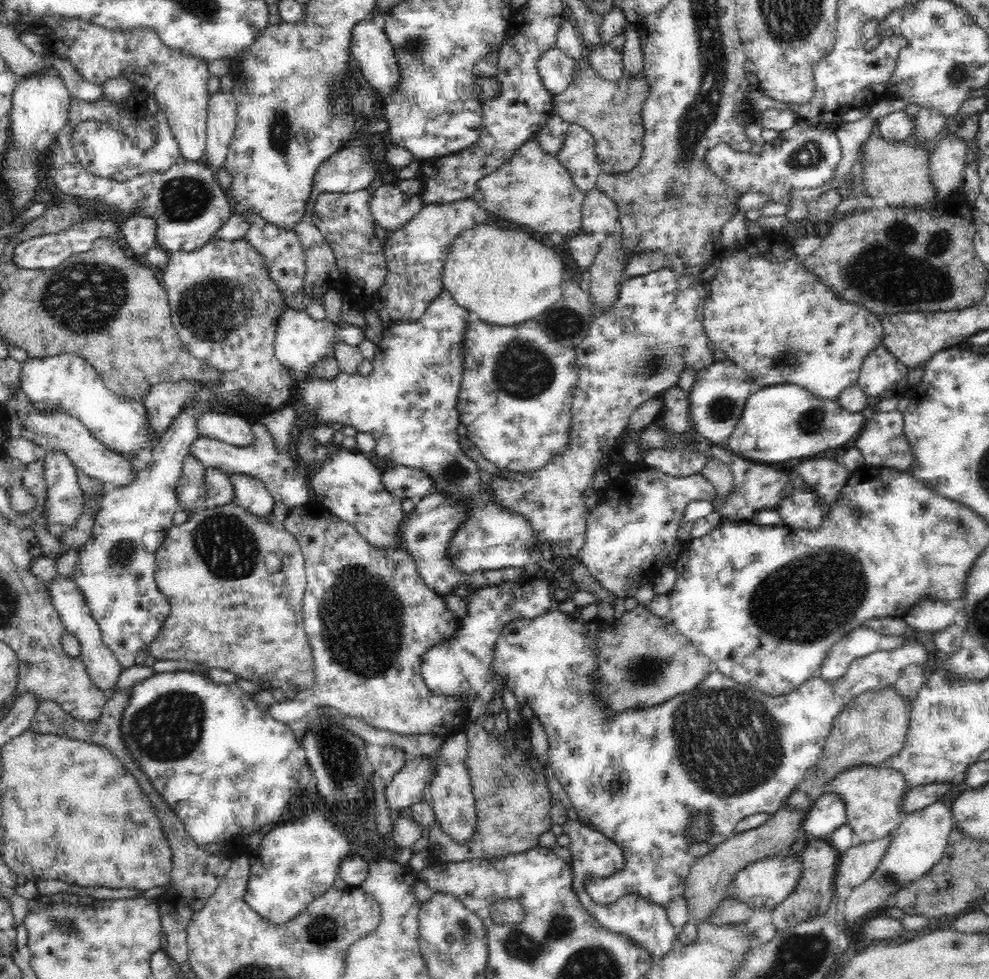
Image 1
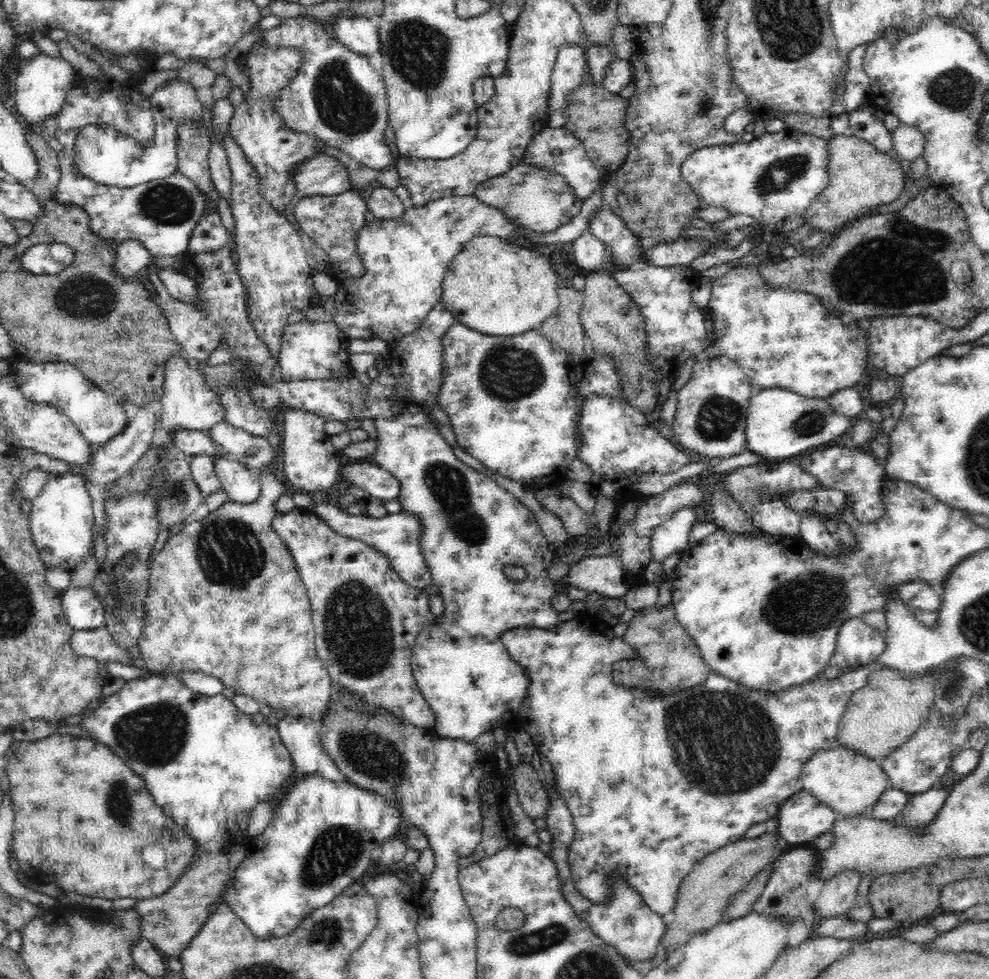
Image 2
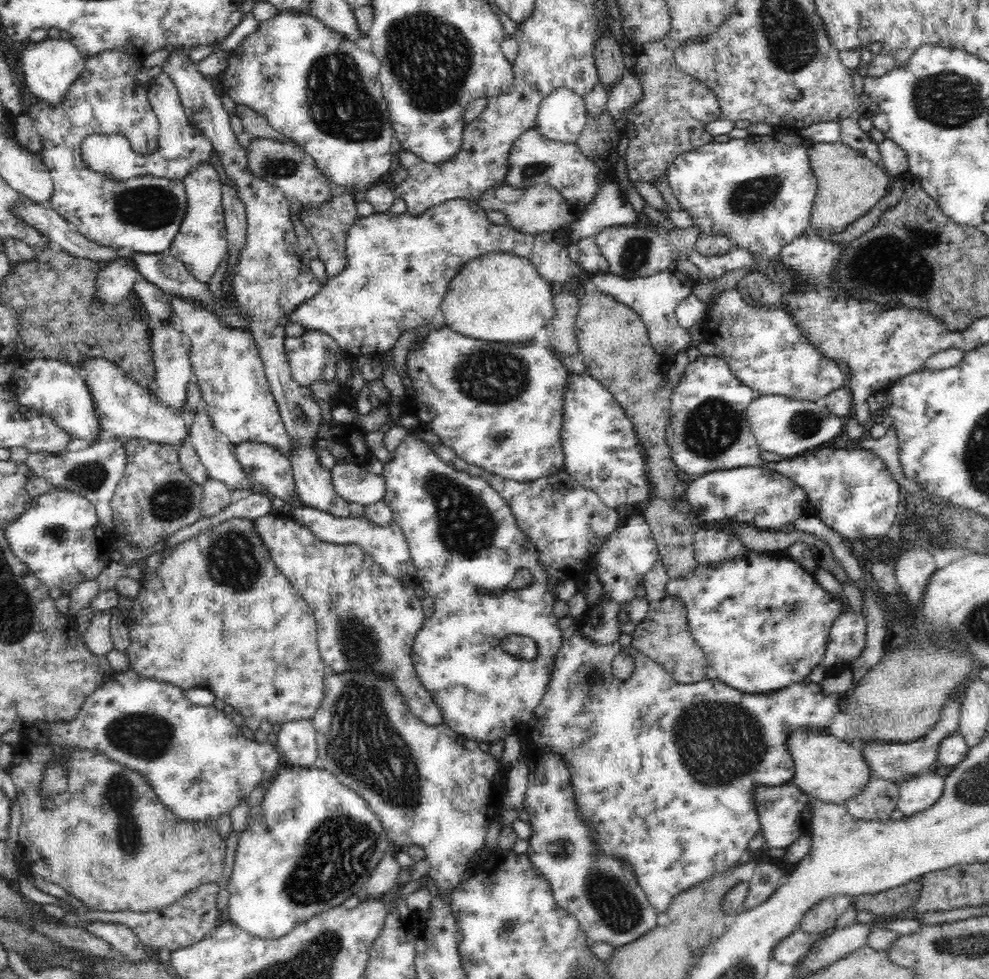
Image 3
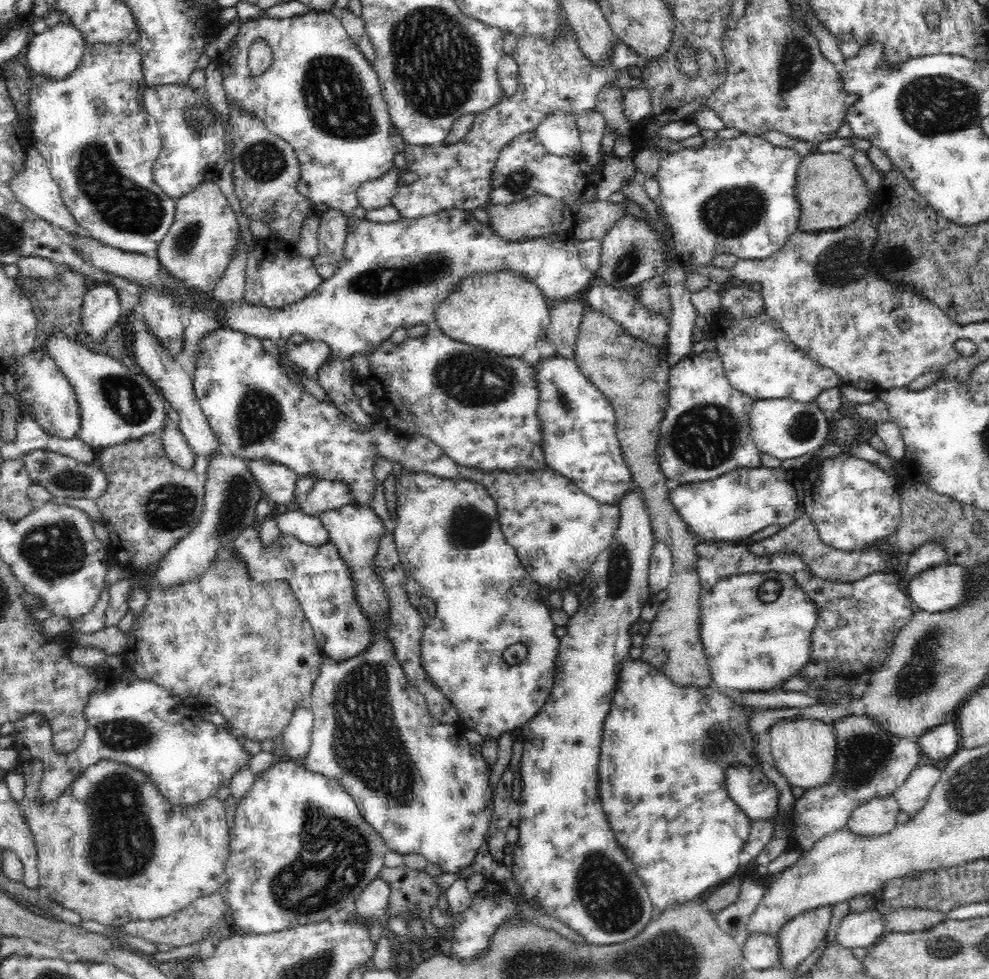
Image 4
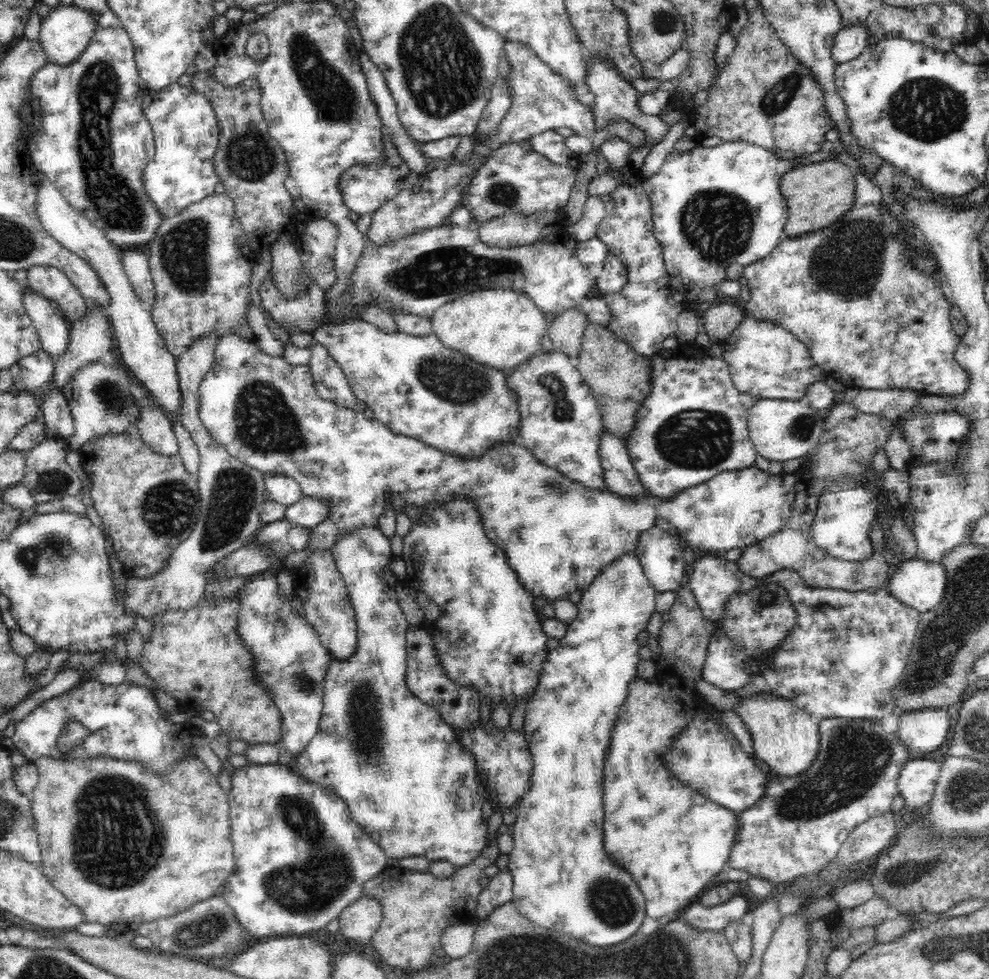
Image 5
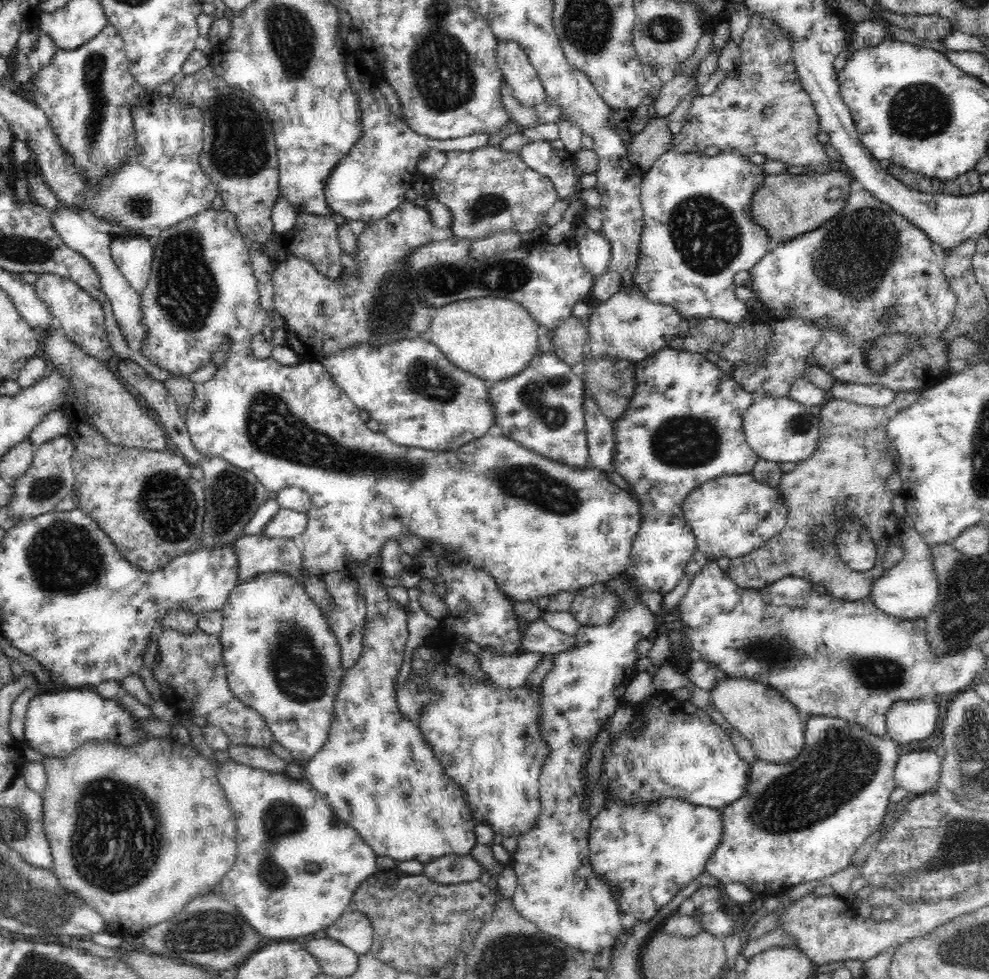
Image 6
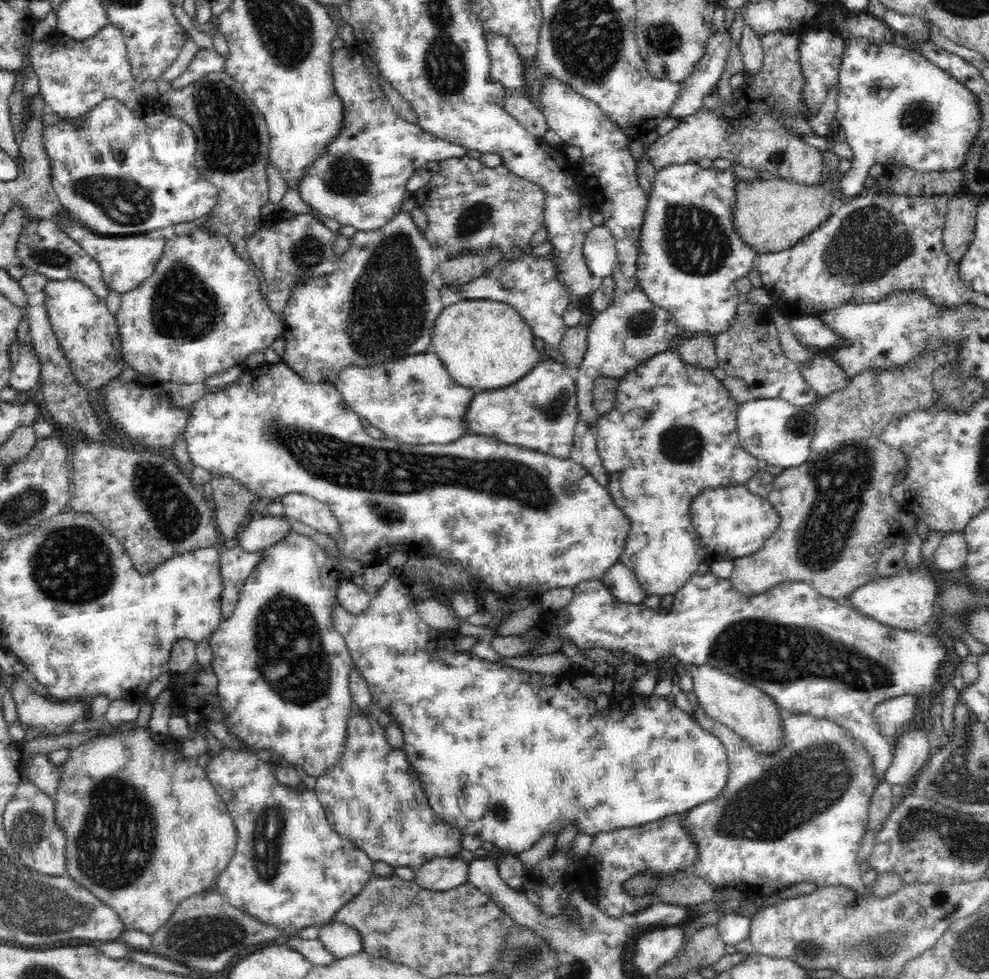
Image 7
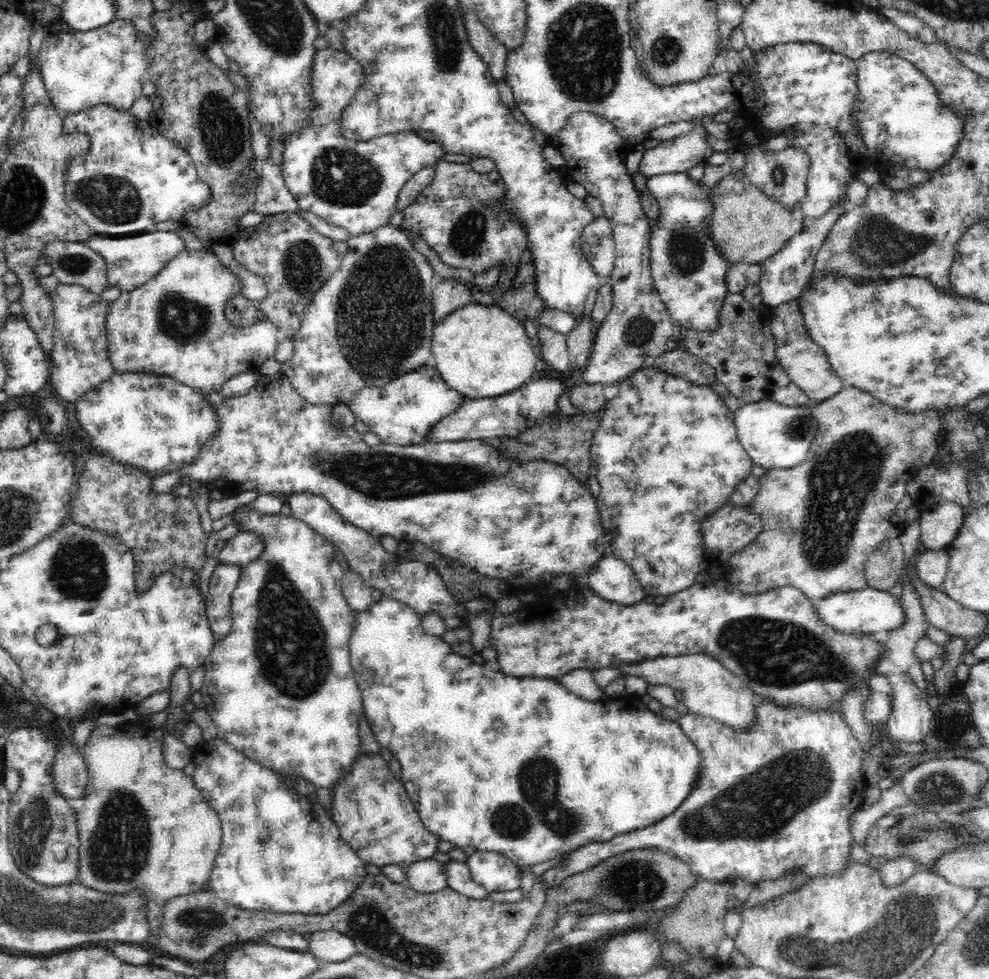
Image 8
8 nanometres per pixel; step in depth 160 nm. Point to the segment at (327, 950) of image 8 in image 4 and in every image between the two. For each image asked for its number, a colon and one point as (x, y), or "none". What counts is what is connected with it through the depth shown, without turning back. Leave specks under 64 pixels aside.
4: (371, 905)
5: (360, 921)
6: (353, 929)
7: (341, 941)

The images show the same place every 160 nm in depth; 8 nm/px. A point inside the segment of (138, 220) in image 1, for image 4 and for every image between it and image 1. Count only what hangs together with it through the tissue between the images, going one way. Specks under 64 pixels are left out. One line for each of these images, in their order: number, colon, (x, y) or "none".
2: (131, 257)
3: (115, 280)
4: (101, 309)

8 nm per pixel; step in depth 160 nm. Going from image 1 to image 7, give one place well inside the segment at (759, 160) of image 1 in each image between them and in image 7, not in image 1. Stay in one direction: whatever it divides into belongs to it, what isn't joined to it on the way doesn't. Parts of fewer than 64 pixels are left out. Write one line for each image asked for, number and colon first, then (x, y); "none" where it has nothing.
2: (773, 178)
3: (758, 191)
4: (737, 195)
5: (711, 207)
6: (698, 231)
7: (691, 255)

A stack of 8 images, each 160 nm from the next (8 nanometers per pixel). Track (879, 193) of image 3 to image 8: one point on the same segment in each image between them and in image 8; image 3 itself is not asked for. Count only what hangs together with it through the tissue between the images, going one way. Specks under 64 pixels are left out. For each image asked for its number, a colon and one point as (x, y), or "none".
4: (831, 192)
5: (817, 194)
6: (786, 205)
7: (772, 215)
8: (748, 226)

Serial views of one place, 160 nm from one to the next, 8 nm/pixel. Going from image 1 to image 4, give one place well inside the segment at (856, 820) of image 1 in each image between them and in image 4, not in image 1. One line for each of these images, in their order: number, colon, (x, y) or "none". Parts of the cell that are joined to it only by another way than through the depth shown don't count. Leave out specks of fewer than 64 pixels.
2: (847, 781)
3: (827, 767)
4: (804, 750)

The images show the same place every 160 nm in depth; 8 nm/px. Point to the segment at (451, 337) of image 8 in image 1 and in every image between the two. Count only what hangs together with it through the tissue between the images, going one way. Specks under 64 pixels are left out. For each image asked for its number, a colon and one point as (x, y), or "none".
1: (503, 277)
2: (500, 289)
3: (498, 297)
4: (500, 311)
5: (500, 328)
6: (494, 338)
7: (485, 345)

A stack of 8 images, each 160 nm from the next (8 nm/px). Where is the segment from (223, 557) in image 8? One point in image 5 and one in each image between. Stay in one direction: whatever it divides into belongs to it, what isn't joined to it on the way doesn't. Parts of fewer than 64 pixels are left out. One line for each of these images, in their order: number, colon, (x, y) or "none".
5: (308, 512)
6: (287, 523)
7: (262, 533)

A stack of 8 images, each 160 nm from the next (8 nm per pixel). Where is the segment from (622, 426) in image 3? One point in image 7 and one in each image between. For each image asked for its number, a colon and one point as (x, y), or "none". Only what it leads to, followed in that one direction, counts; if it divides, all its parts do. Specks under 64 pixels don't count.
4: (580, 440)
5: (561, 425)
6: (541, 408)
7: (540, 411)

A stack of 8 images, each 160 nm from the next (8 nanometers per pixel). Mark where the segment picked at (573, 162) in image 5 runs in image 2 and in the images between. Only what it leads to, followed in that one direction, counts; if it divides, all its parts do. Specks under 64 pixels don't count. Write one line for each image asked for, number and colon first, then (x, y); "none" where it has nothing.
2: (568, 69)
3: (561, 117)
4: (558, 133)

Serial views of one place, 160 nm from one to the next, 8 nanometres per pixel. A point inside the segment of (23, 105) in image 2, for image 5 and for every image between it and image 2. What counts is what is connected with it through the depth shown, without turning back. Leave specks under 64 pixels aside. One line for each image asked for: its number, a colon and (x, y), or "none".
3: (51, 66)
4: (54, 54)
5: (65, 33)

